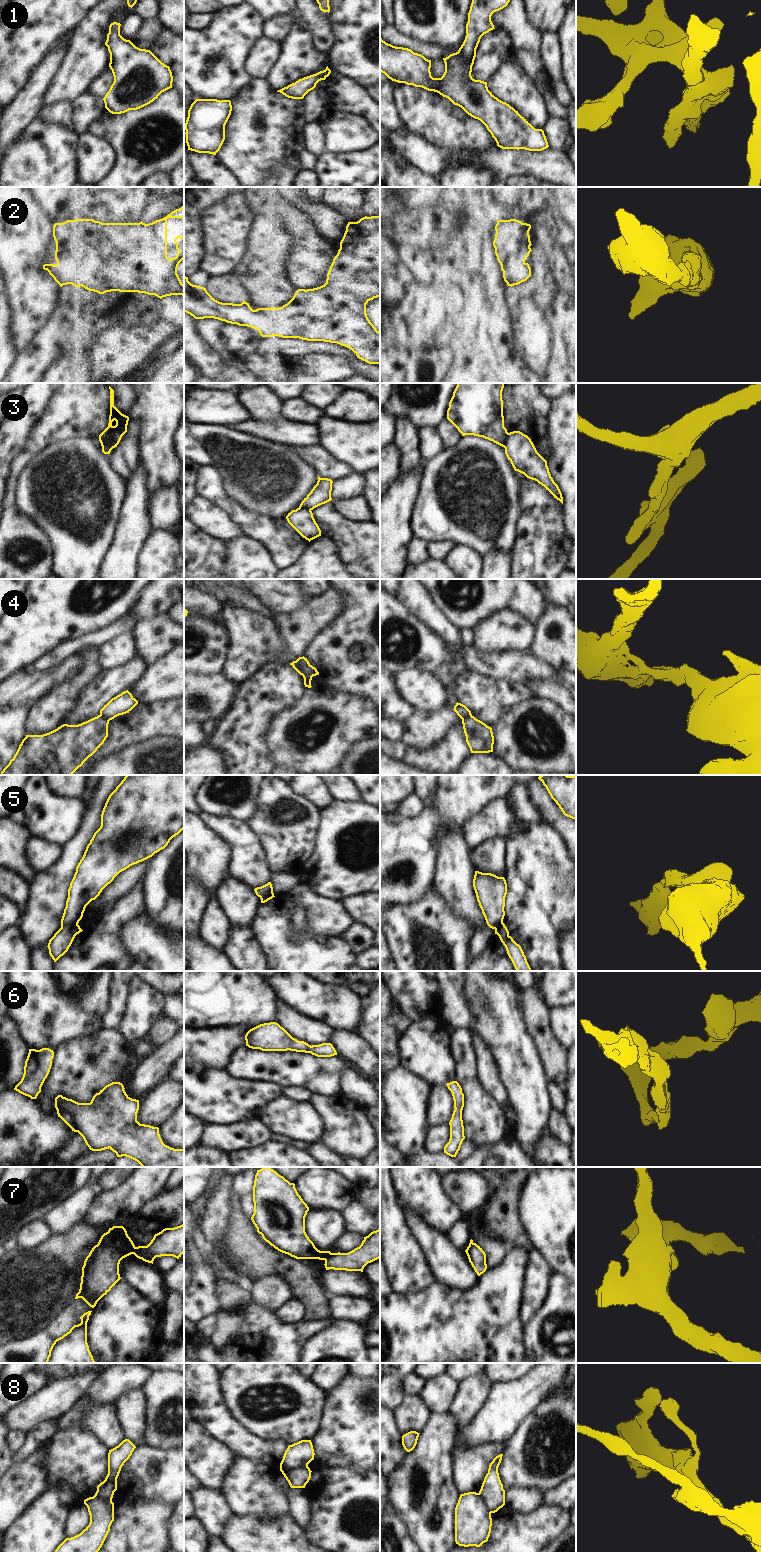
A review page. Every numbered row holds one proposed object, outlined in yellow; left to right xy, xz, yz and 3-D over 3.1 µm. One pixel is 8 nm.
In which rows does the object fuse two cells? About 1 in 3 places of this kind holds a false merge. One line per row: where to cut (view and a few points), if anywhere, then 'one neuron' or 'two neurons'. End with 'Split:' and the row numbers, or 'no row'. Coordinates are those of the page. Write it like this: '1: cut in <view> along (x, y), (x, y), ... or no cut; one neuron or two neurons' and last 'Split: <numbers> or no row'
1: no cut; one neuron
2: no cut; one neuron
3: cut in xy along (99, 439), (112, 448); two neurons
4: cut in xz along (295, 661), (302, 674); two neurons
5: cut in xy along (77, 923), (64, 925), (61, 928); two neurons
6: no cut; one neuron
7: cut in xz along (331, 1253), (325, 1260); two neurons
8: cut in xz along (307, 1464), (281, 1471); two neurons
Split: 3, 4, 5, 7, 8

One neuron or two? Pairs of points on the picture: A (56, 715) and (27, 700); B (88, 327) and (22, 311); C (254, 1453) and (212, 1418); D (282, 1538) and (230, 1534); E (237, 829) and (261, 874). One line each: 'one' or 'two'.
A: two
B: two
C: one
D: one
E: one

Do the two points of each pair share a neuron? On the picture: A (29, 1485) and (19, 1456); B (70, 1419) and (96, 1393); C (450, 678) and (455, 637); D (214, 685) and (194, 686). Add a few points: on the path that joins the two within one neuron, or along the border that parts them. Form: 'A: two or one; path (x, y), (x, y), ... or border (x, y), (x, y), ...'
A: two; border (39, 1447), (24, 1460), (13, 1463)
B: two; border (81, 1398), (93, 1406), (109, 1404)
C: one; path (455, 668), (458, 665), (457, 647)
D: one; path (209, 686), (199, 686)

